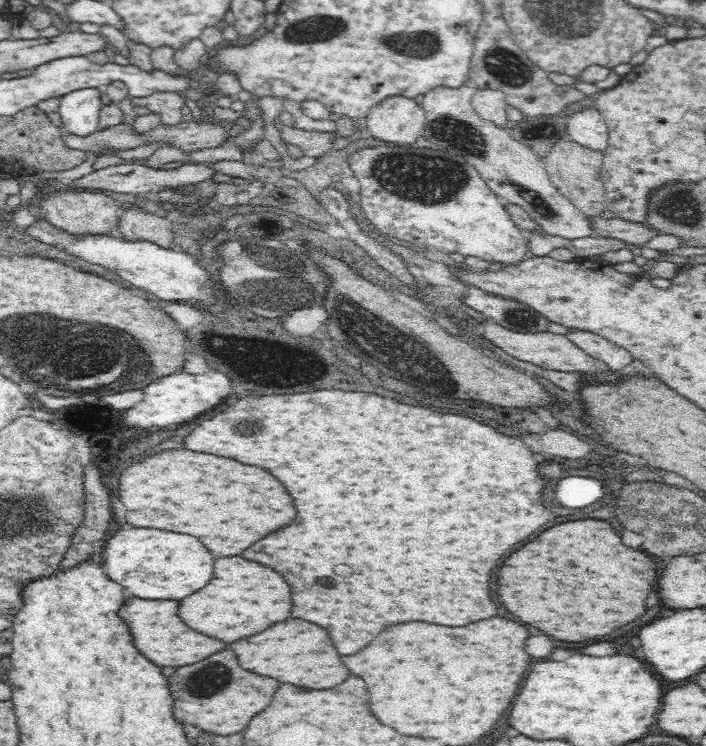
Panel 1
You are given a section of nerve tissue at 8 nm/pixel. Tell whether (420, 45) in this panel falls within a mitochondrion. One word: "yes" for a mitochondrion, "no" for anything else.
yes

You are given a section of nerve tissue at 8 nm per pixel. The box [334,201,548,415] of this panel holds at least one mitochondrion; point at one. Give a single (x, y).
(404, 358)

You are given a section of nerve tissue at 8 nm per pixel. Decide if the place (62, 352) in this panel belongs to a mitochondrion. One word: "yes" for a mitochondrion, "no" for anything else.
yes

